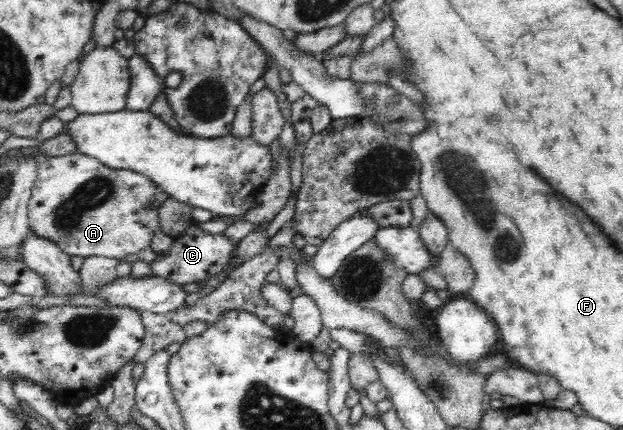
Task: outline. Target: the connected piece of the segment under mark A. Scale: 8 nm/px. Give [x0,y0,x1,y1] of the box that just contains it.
[28,153,170,263]

